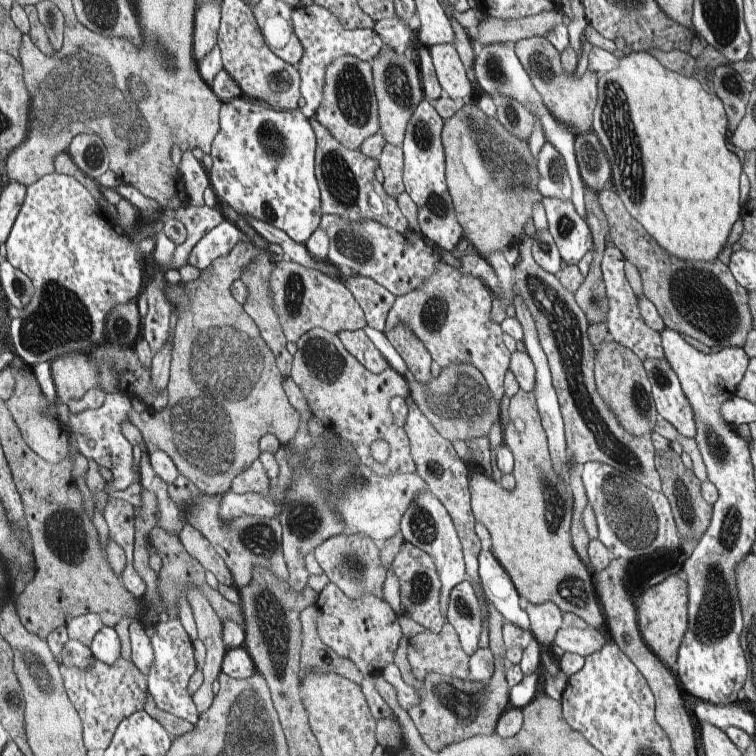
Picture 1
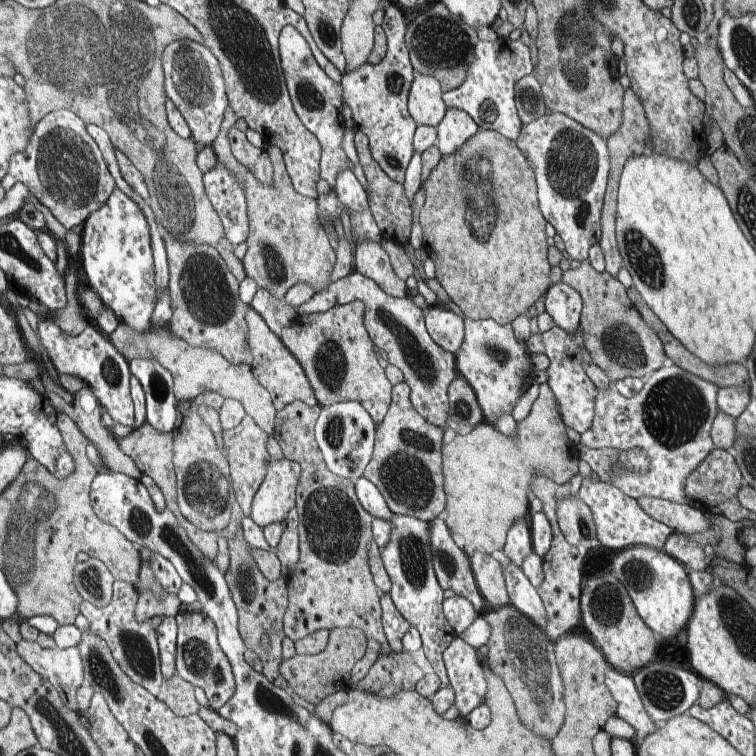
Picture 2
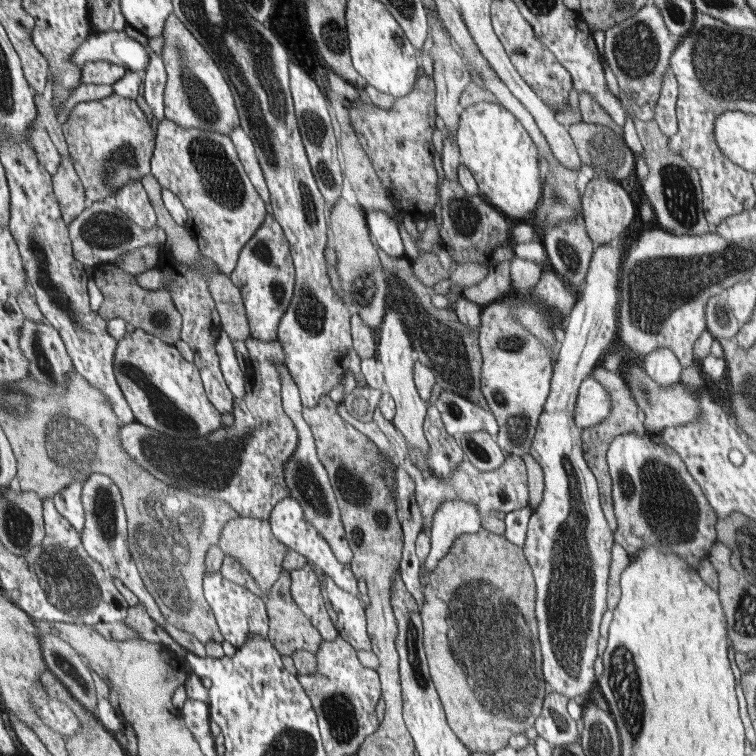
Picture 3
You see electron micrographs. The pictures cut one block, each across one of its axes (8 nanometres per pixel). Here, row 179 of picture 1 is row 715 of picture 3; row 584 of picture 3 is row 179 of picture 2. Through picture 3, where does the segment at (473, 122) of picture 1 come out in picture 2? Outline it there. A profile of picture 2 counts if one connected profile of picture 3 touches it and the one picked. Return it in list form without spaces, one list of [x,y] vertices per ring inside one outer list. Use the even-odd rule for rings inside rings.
[[[481,129],[452,154],[441,155],[423,184],[425,203],[419,222],[424,250],[435,264],[435,277],[464,317],[492,319],[505,325],[526,313],[550,286],[550,264],[546,258],[546,220],[538,208],[534,172],[517,142],[499,132]]]

